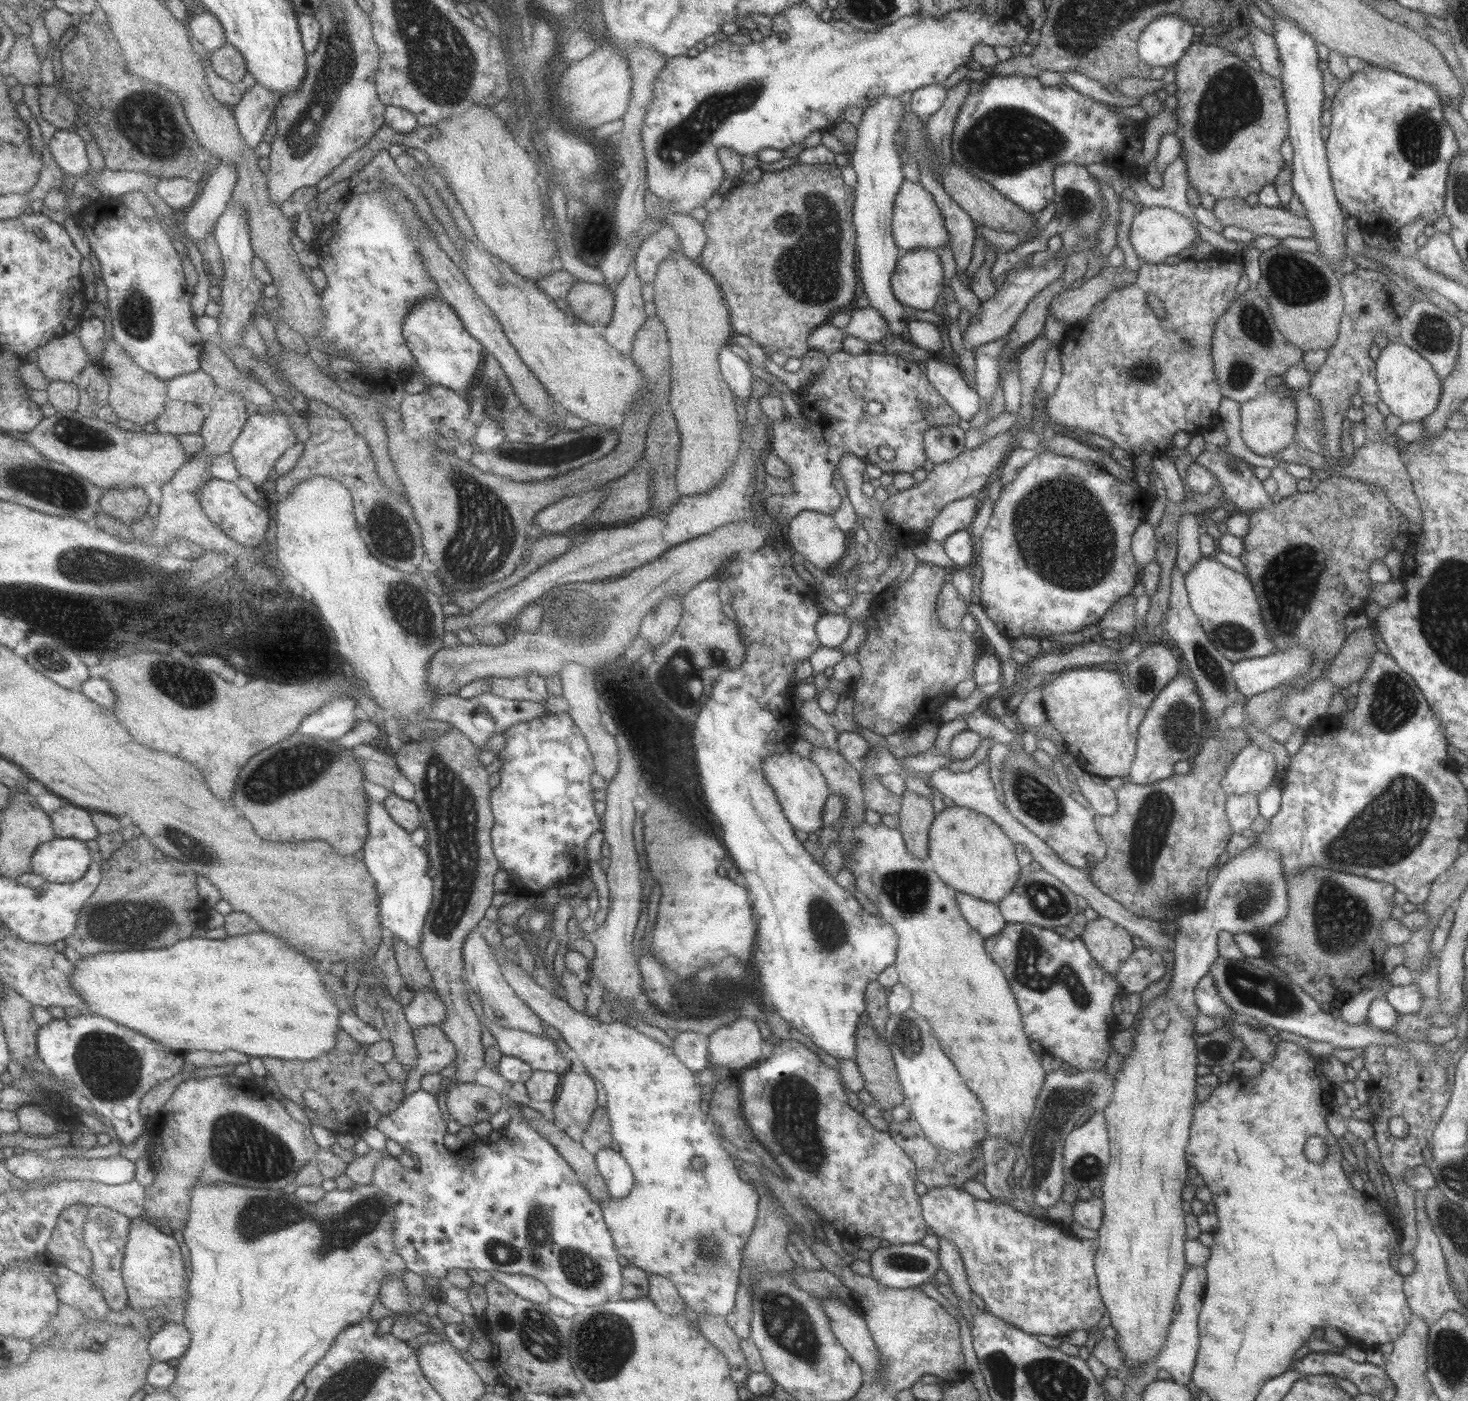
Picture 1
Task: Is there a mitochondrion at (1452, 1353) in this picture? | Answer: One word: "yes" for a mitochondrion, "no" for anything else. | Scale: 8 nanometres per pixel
yes

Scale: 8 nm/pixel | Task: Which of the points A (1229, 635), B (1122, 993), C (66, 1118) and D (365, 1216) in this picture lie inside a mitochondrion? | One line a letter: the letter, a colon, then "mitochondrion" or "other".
A: mitochondrion
B: other
C: other
D: mitochondrion

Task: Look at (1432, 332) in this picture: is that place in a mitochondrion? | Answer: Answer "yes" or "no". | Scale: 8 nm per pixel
yes

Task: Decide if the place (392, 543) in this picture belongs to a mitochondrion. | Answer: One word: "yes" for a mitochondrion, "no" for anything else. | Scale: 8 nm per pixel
yes

